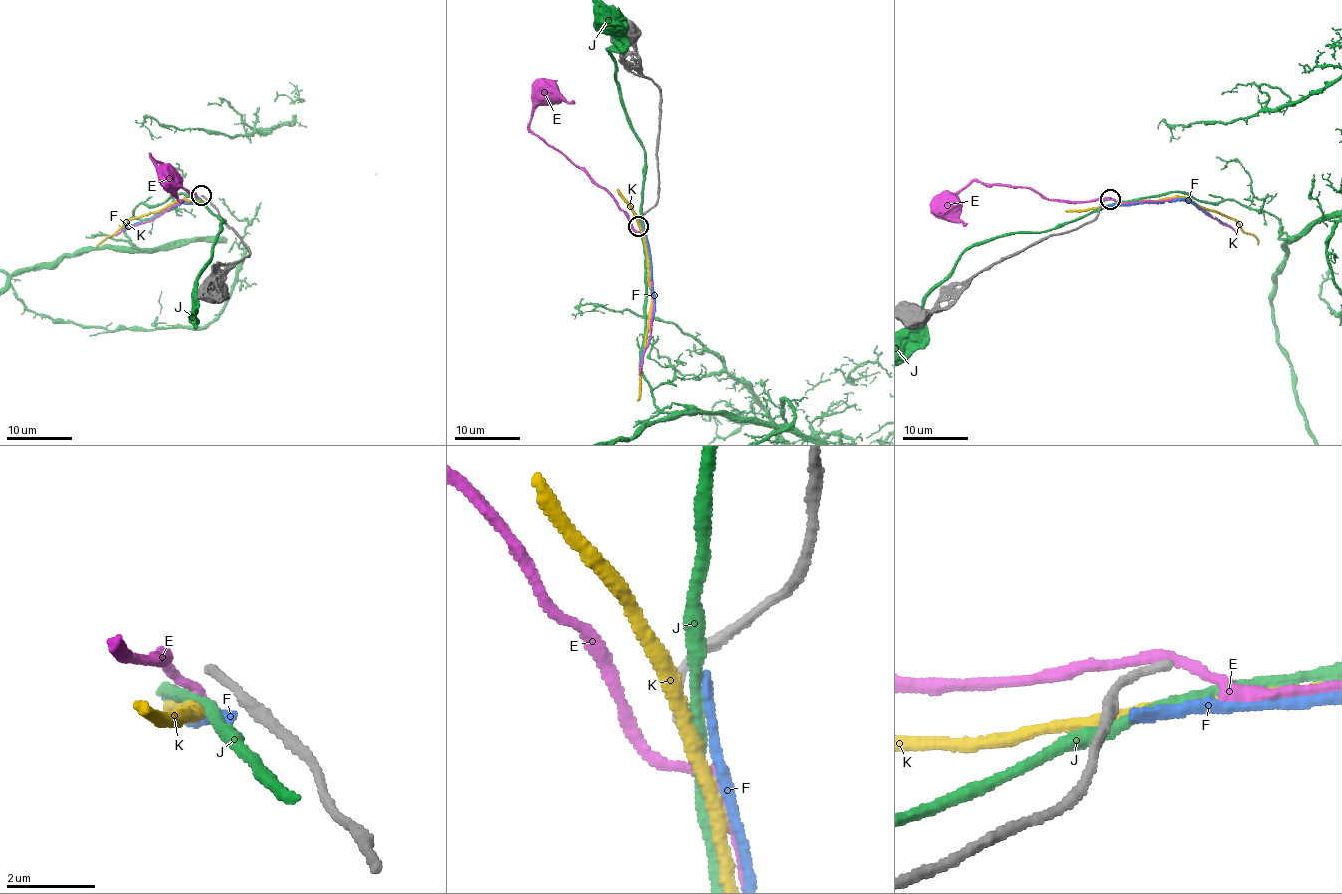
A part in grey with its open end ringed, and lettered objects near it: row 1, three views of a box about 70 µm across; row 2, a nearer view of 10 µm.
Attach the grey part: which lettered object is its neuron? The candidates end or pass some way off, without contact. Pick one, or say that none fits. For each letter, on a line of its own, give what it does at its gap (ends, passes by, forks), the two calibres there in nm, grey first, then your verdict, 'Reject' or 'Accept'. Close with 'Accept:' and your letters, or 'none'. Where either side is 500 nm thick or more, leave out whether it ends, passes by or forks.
E: It passes by. Thickness 180 nm (grey) against 240 nm. Reject
F: It passes by. Thickness 180 nm (grey) against 240 nm. Reject
J: It passes by. Thickness 180 nm (grey) against 240 nm. Reject
K: It passes by. Thickness 180 nm (grey) against 280 nm. Reject
Accept: none

